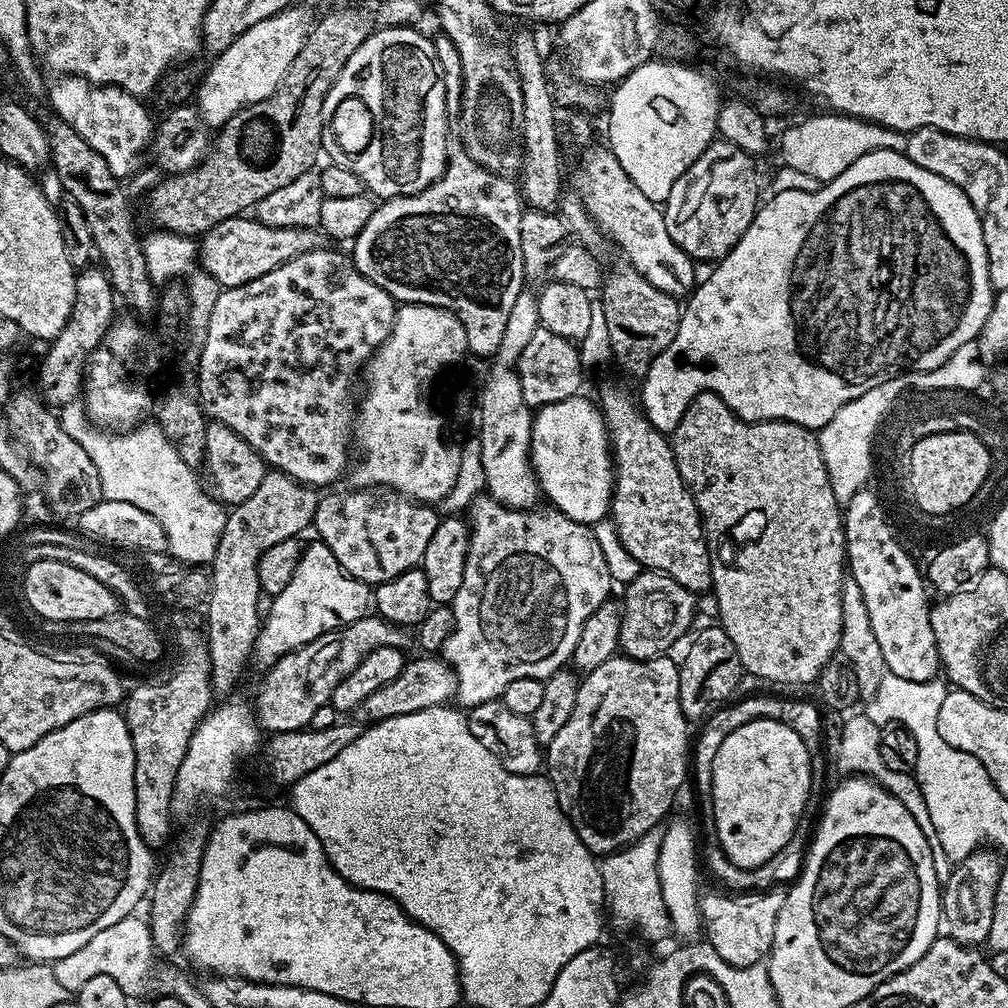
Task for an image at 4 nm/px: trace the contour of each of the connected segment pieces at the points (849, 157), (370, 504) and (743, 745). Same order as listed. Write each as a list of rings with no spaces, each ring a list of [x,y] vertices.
[[[824,115],[828,116],[812,116],[781,134],[780,152],[784,155],[782,160],[785,165],[827,182],[838,178],[842,170],[854,166],[854,162],[858,162],[862,154],[870,154],[883,148],[907,153],[908,138],[905,133],[872,124],[868,120],[855,120],[853,116]]]
[[[352,490],[356,492],[332,492],[329,496],[321,495],[317,502],[314,521],[319,543],[330,546],[330,554],[338,558],[338,562],[356,580],[369,586],[385,584],[398,574],[406,574],[406,570],[417,567],[426,554],[426,546],[430,546],[430,538],[434,538],[434,530],[438,530],[441,517],[436,516],[436,508],[423,502],[402,498],[400,493],[391,490]]]
[[[755,720],[746,726],[738,726],[722,746],[712,767],[712,819],[715,843],[734,862],[734,866],[745,870],[760,870],[790,842],[794,830],[802,822],[800,816],[808,804],[812,792],[812,764],[814,757],[806,750],[802,738],[777,720]]]

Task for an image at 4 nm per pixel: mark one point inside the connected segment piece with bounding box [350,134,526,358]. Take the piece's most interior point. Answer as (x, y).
(456, 245)

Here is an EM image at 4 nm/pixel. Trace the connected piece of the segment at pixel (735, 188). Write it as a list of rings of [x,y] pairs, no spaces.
[[[715,140],[703,154],[682,174],[663,205],[663,214],[670,237],[688,256],[696,262],[712,260],[719,262],[728,255],[728,251],[742,238],[749,228],[760,205],[758,198],[758,182],[754,179],[755,159],[740,147],[725,140]]]

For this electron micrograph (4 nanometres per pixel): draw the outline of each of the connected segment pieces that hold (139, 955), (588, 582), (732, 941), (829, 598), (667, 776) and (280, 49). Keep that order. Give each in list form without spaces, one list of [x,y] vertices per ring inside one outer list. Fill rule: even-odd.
[[[136,914],[127,916],[121,922],[108,926],[101,933],[90,938],[81,949],[68,954],[66,958],[53,961],[52,969],[58,982],[67,988],[70,994],[76,994],[86,982],[90,982],[91,978],[105,974],[118,983],[129,999],[136,1000],[141,995],[144,996],[151,975],[150,960],[154,958],[154,946],[149,923],[143,917],[142,919],[138,917],[139,915]]]
[[[482,494],[472,504],[472,509],[466,515],[467,523],[470,525],[468,537],[468,553],[466,554],[466,574],[462,574],[462,590],[451,602],[454,614],[454,630],[446,638],[442,649],[442,659],[454,670],[456,675],[455,699],[461,700],[464,706],[481,704],[487,700],[503,697],[506,686],[518,678],[538,678],[547,680],[562,667],[565,667],[572,659],[572,651],[578,642],[578,634],[582,634],[582,626],[594,610],[603,600],[609,599],[608,592],[614,587],[614,581],[610,570],[606,566],[606,558],[602,558],[602,546],[598,546],[598,538],[593,534],[591,527],[587,524],[579,524],[571,521],[566,514],[553,506],[546,507],[545,512],[541,510],[521,510],[519,508],[508,508],[505,504],[499,504],[488,494]]]
[[[777,886],[747,894],[724,895],[728,896],[712,892],[700,897],[700,922],[706,936],[708,932],[706,943],[709,949],[716,952],[722,962],[735,968],[761,963],[772,950],[774,926],[784,905],[785,889]]]
[[[713,392],[698,394],[686,406],[686,414],[678,426],[670,433],[672,453],[678,470],[688,485],[696,509],[700,511],[700,523],[704,525],[704,538],[708,542],[708,553],[712,559],[712,587],[716,592],[716,612],[720,615],[719,627],[726,630],[734,650],[738,650],[740,667],[745,673],[769,680],[772,684],[812,684],[820,678],[820,671],[832,655],[840,650],[842,638],[842,586],[846,579],[846,557],[848,543],[844,540],[844,513],[842,505],[836,501],[834,486],[830,484],[830,474],[822,458],[819,435],[813,429],[803,428],[789,420],[741,420],[730,411],[726,402]]]
[[[617,654],[602,662],[598,670],[581,679],[574,714],[546,745],[546,779],[552,783],[556,803],[593,854],[618,852],[625,842],[649,835],[672,808],[672,796],[663,788],[676,792],[689,779],[690,721],[680,705],[680,666],[670,657],[665,654],[653,660],[631,660]],[[604,779],[608,779],[608,792],[592,793],[596,783]]]
[[[289,6],[284,11],[250,26],[246,34],[238,37],[232,45],[219,53],[208,68],[200,89],[195,89],[194,107],[209,129],[219,130],[238,110],[248,108],[254,102],[270,98],[278,90],[290,62],[298,58],[302,46],[308,40],[314,16],[300,8]]]

